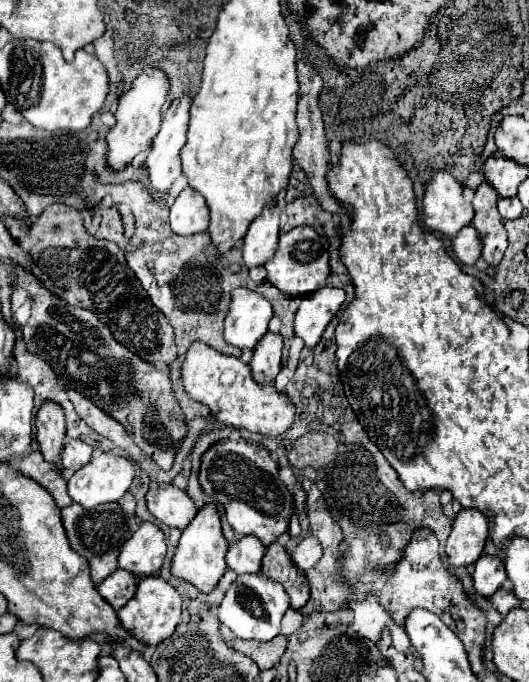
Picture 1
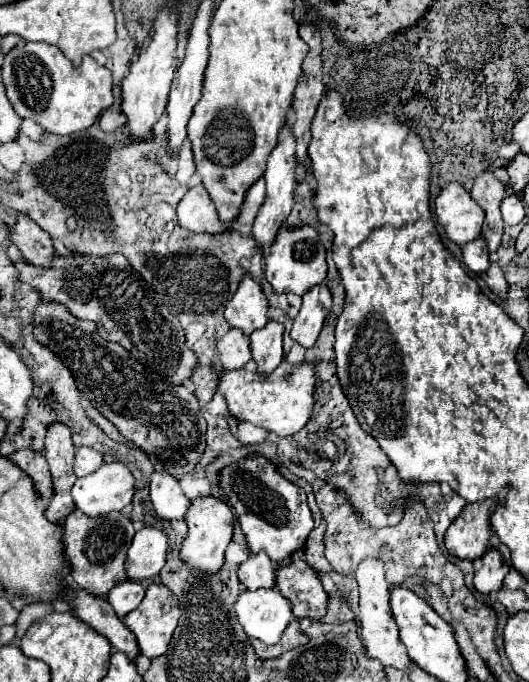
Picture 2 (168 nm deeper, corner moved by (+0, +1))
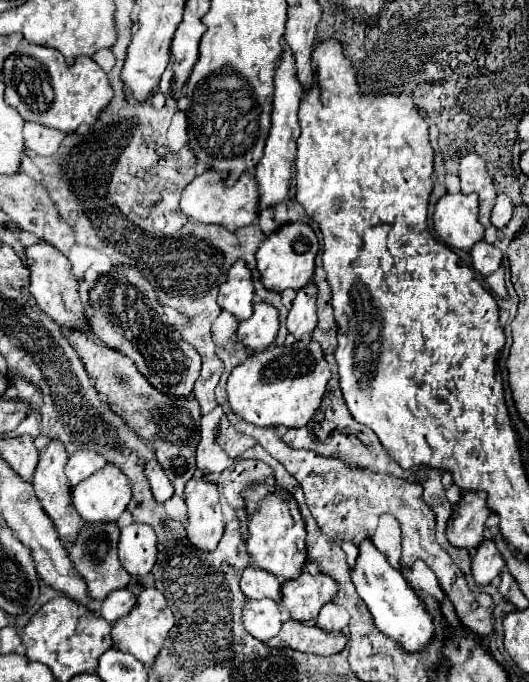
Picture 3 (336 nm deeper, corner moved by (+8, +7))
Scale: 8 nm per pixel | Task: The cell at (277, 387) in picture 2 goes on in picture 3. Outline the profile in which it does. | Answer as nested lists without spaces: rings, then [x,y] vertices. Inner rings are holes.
[[[316,341],[296,343],[290,349],[268,347],[232,369],[226,385],[228,403],[240,419],[258,427],[304,427],[318,409],[328,379],[330,367]]]

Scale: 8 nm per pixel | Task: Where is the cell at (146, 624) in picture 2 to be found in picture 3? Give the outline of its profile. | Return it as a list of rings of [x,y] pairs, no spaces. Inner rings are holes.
[[[144,589],[138,595],[138,601],[132,609],[132,613],[120,617],[120,621],[116,621],[112,625],[112,637],[118,643],[118,649],[132,653],[138,661],[142,661],[144,665],[152,665],[158,651],[164,645],[164,639],[168,637],[168,631],[174,625],[174,615],[166,605],[164,595],[158,589]]]

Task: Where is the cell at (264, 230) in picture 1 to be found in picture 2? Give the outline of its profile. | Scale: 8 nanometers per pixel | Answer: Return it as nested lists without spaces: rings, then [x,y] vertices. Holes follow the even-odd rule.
[[[288,121],[284,125],[284,129],[280,131],[280,139],[278,145],[274,147],[272,155],[268,157],[268,167],[264,171],[264,179],[266,179],[266,199],[260,205],[260,211],[254,219],[254,229],[252,235],[254,239],[264,247],[264,245],[272,245],[272,241],[276,239],[276,233],[280,229],[280,225],[284,223],[284,219],[290,215],[292,205],[294,205],[294,191],[296,191],[296,137],[292,133],[292,123]]]

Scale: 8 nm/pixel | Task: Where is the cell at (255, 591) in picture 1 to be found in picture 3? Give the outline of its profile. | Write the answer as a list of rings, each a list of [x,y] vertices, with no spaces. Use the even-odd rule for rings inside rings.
[[[246,599],[242,611],[242,623],[246,631],[256,637],[258,641],[268,641],[278,635],[282,627],[280,607],[272,599]]]

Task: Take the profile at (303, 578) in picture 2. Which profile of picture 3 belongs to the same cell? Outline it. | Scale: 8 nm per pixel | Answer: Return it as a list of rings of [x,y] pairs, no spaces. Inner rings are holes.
[[[302,569],[300,577],[282,583],[282,597],[280,605],[290,613],[296,621],[312,621],[316,619],[318,611],[332,601],[336,595],[338,585],[332,577],[324,573],[308,573]]]

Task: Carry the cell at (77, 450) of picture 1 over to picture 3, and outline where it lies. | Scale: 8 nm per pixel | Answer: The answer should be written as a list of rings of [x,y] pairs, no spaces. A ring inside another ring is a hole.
[[[76,451],[74,455],[70,455],[70,459],[66,463],[66,477],[72,485],[76,485],[82,479],[90,477],[96,469],[102,469],[104,465],[106,465],[106,461],[104,461],[104,457],[100,457],[100,453]]]

